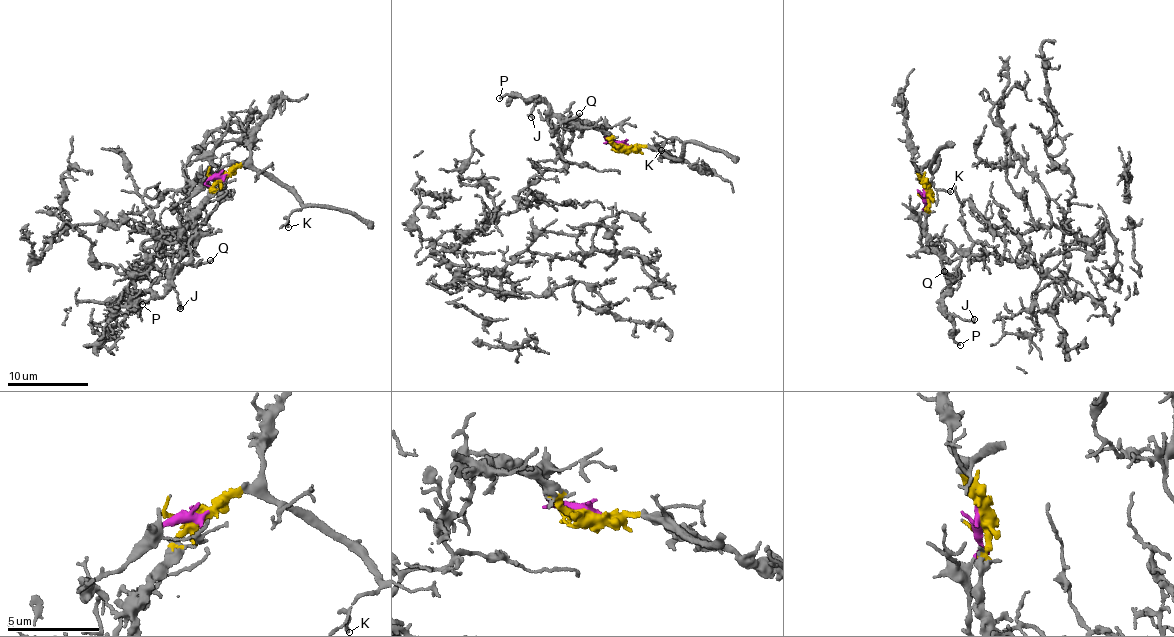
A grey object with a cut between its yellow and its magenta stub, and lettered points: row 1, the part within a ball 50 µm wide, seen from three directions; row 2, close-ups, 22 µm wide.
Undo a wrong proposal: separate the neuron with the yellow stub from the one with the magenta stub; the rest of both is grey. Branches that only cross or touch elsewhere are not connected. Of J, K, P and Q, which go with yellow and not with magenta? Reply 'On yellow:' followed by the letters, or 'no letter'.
On yellow: J, K, P, Q

